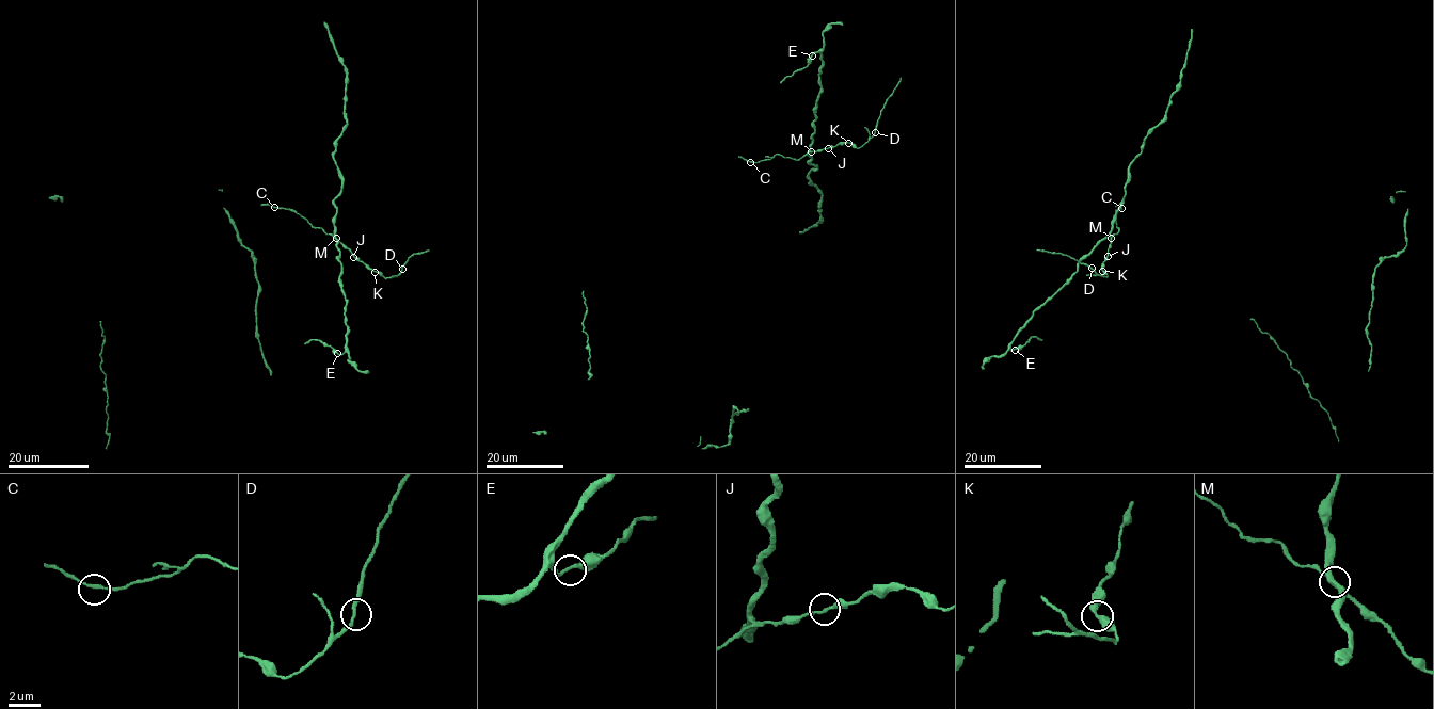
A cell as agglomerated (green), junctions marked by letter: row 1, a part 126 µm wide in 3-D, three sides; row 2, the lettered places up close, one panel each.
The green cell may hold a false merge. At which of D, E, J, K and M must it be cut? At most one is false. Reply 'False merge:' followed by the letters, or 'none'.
False merge: M

